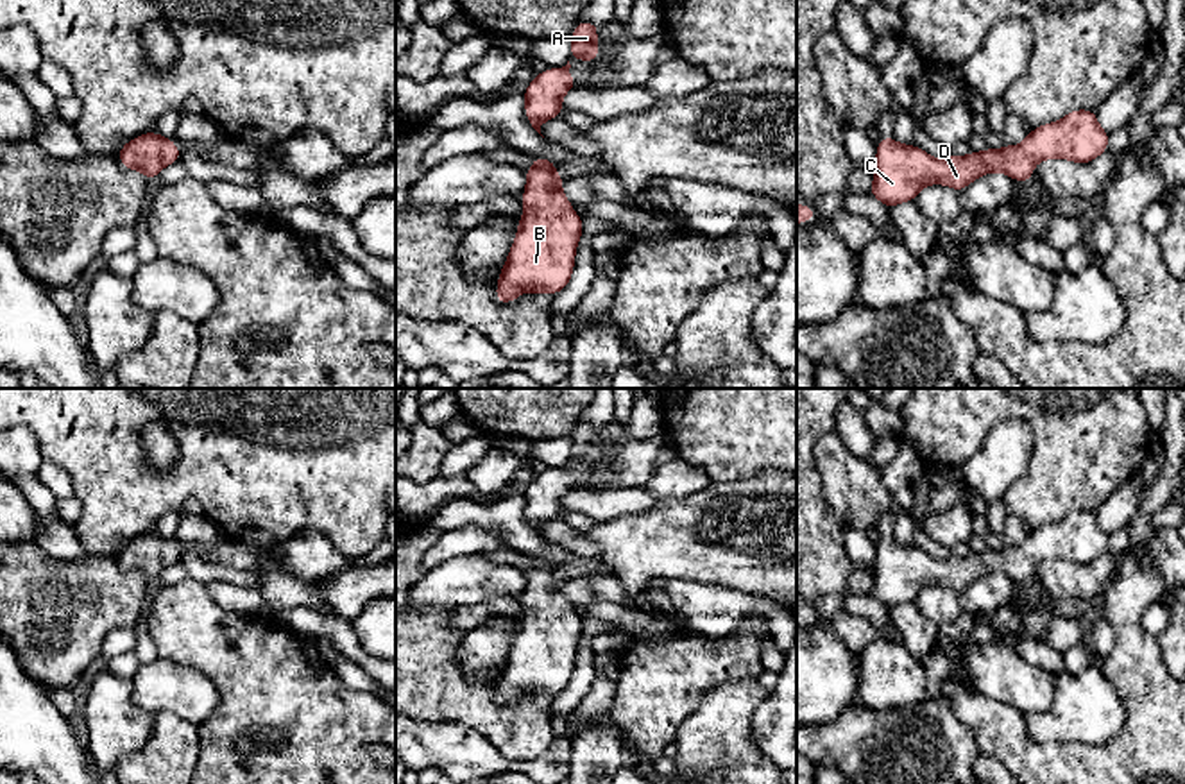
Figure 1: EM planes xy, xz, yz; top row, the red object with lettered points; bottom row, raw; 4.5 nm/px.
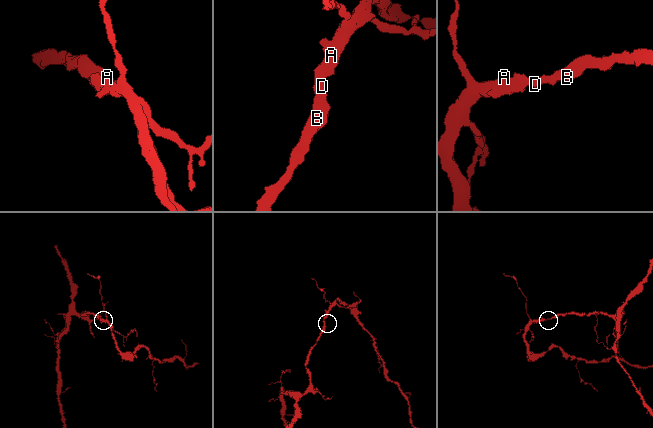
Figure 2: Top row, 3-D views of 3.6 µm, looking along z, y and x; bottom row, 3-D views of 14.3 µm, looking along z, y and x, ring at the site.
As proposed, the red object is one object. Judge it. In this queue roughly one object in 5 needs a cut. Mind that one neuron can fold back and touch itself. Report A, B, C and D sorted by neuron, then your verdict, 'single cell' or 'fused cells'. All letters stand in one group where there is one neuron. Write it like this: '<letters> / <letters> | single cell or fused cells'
A B C D | single cell

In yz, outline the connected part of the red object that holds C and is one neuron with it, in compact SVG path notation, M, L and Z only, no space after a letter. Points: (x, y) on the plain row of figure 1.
M1076 510L1058 523L1027 532L1024 544L1004 546L999 551L985 550L968 557L951 555L945 560L929 557L918 546L900 546L891 537L877 544L872 566L874 585L870 596L886 609L916 601L929 585L945 585L958 594L977 578L1002 573L1017 584L1027 584L1035 566L1045 560L1069 560L1087 566L1108 550L1110 533L1097 524L1092 510Z

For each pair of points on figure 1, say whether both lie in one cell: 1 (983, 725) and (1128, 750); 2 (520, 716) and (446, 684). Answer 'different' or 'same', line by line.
1: same
2: same

